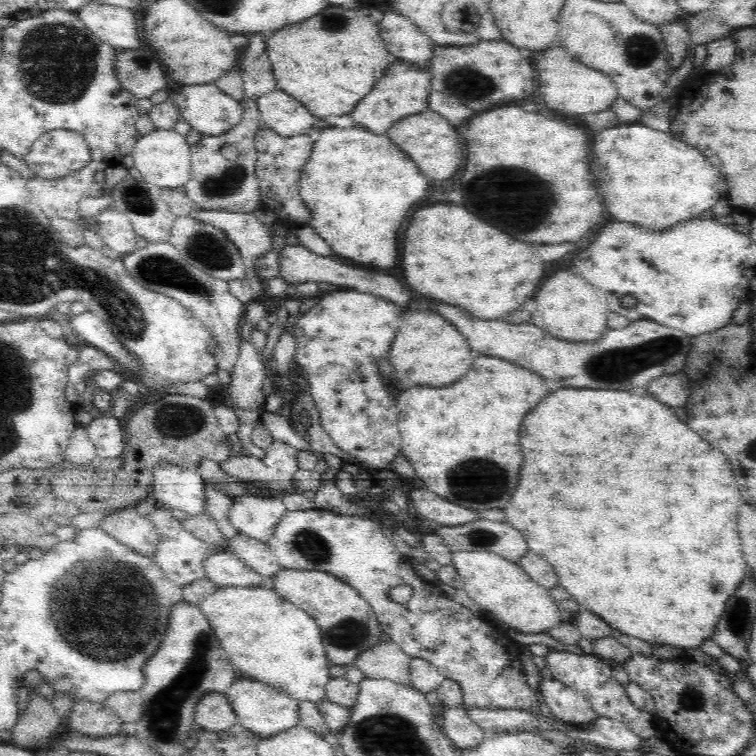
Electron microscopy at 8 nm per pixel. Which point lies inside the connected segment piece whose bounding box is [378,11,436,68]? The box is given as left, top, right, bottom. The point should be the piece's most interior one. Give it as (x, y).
(402, 38)

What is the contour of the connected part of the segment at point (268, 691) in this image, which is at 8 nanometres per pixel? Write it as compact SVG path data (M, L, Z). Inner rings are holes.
M239 675L227 688L225 695L236 713L237 723L262 738L287 731L299 724L299 701L268 683Z

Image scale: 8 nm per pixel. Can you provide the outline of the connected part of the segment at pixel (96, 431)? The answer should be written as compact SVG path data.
M114 416L96 418L87 424L85 429L96 447L98 456L103 458L123 457L126 434L118 418Z

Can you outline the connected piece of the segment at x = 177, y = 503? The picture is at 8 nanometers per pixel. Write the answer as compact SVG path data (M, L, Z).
M164 461L154 469L152 494L171 510L183 510L193 517L207 511L204 483L196 468L182 469Z

